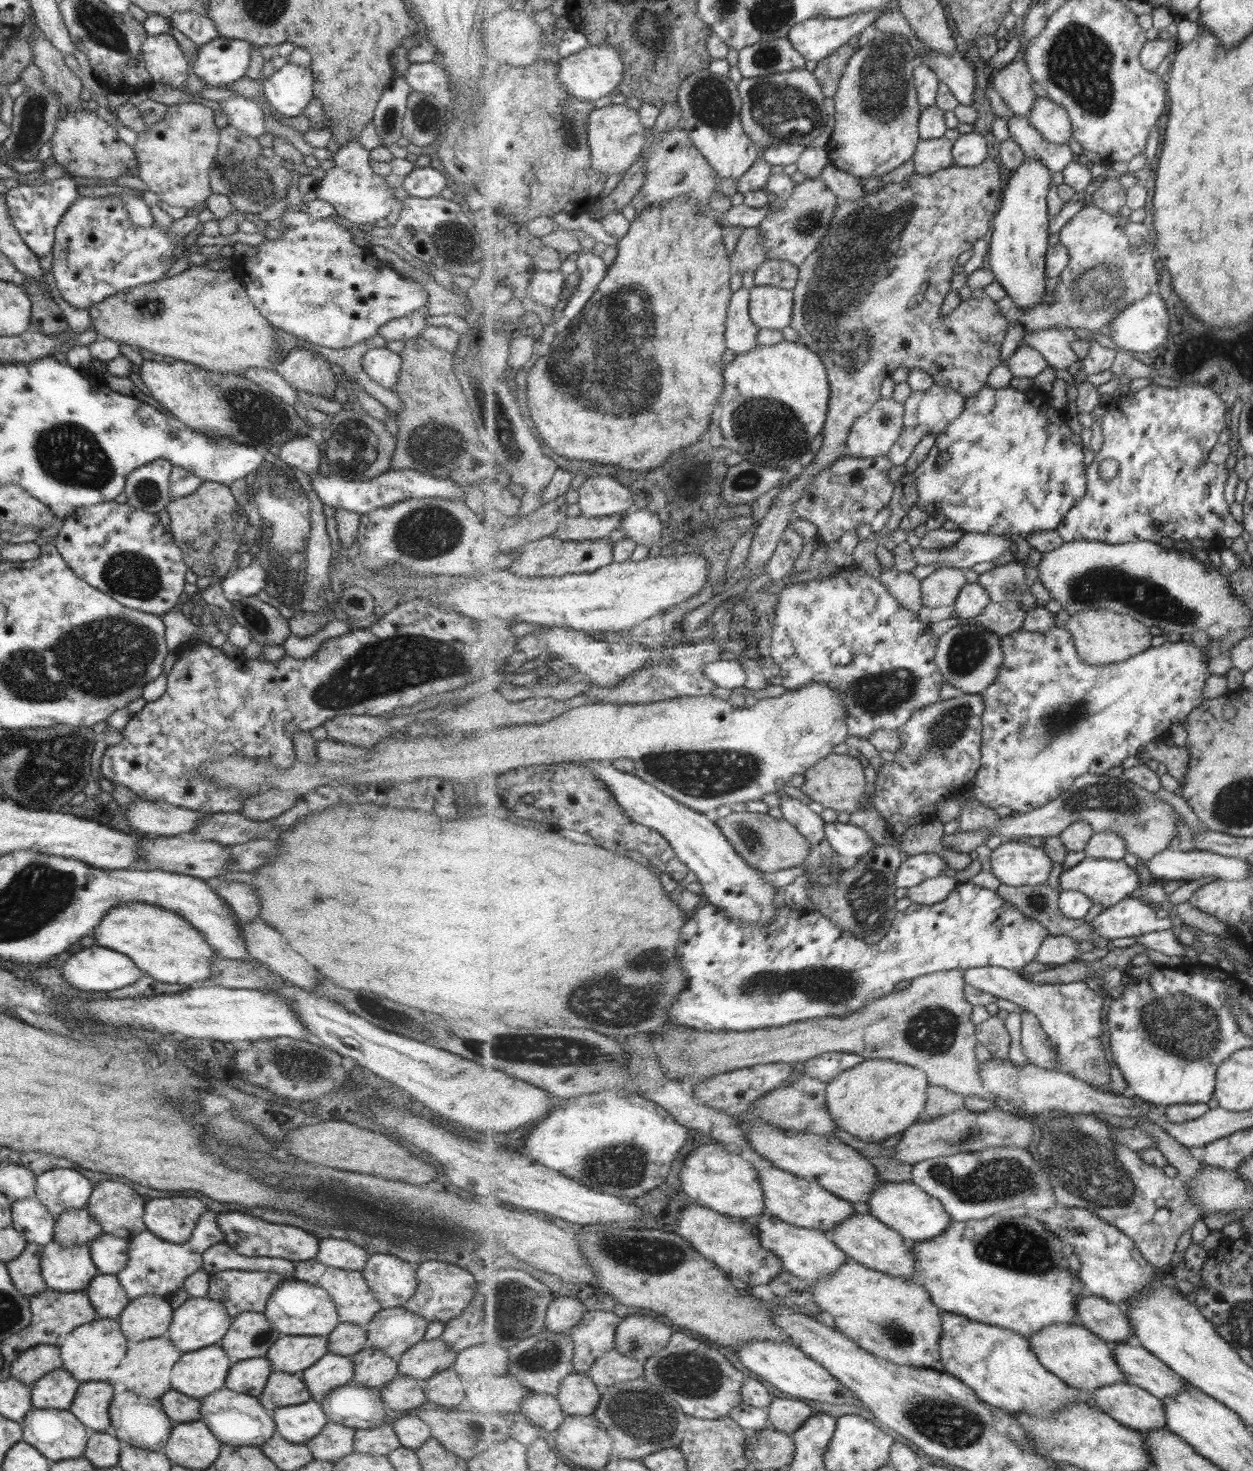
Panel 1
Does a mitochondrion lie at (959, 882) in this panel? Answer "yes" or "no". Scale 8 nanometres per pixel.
no

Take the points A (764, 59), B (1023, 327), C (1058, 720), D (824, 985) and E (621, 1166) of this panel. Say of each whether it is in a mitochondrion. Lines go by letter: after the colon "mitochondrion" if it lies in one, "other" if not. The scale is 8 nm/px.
A: mitochondrion
B: other
C: mitochondrion
D: mitochondrion
E: mitochondrion

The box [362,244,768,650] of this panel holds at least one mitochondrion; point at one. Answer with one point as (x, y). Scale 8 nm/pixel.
(596, 344)

